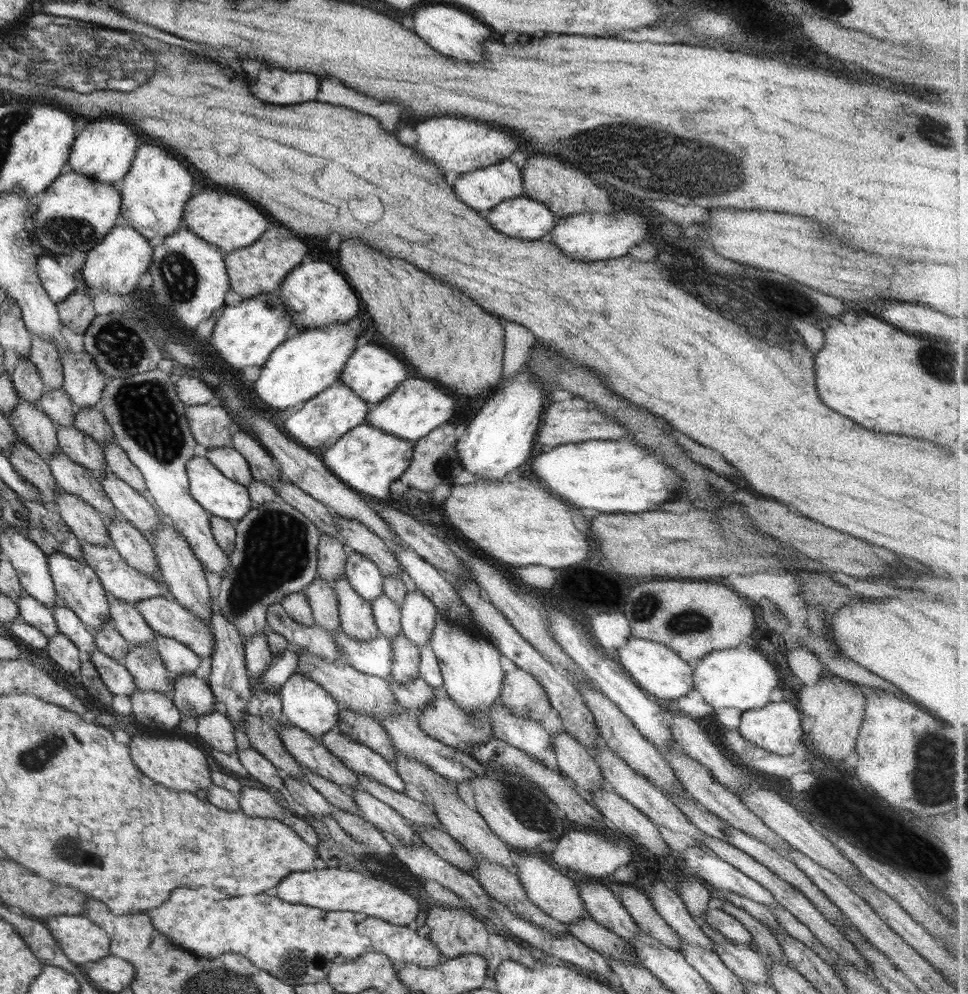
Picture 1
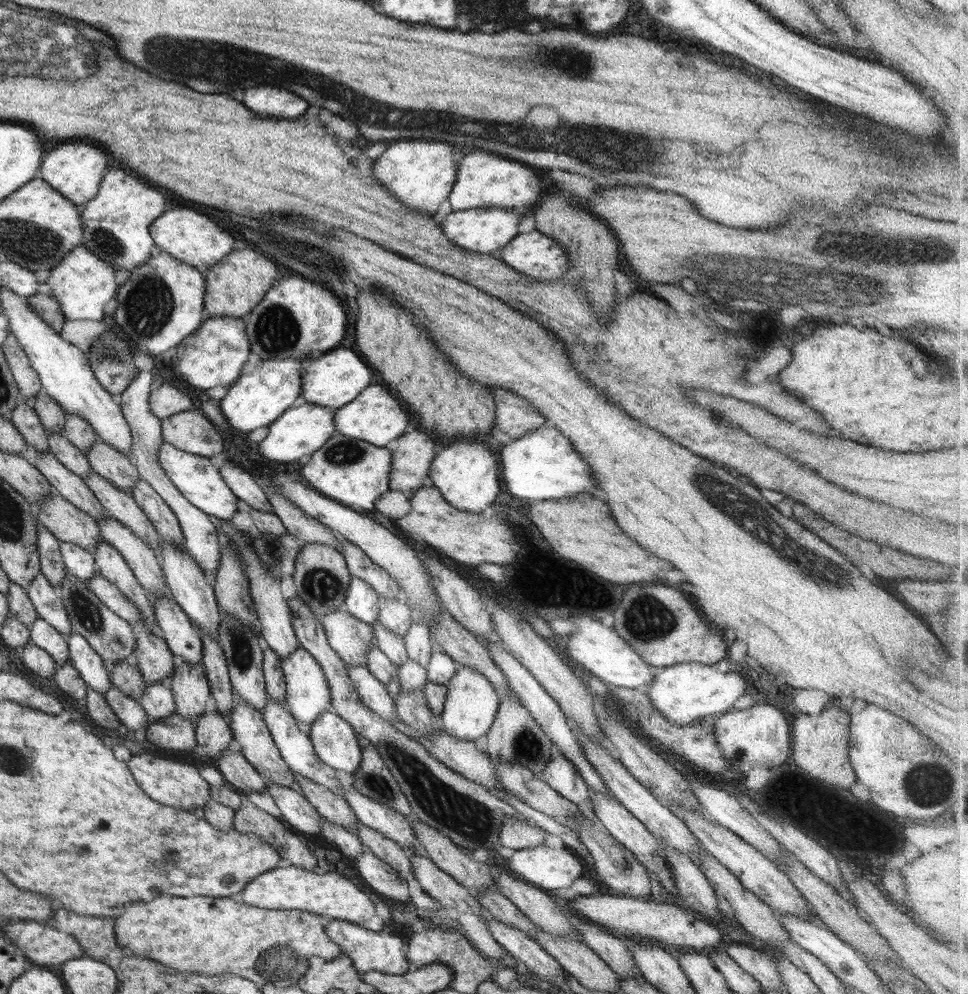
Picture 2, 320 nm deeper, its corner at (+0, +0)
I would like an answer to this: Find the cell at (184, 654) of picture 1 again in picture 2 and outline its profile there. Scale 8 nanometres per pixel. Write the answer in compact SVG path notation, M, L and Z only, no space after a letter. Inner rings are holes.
M183 662L169 677L170 690L175 700L175 713L186 720L193 720L204 713L206 700L210 696L209 680L203 665Z

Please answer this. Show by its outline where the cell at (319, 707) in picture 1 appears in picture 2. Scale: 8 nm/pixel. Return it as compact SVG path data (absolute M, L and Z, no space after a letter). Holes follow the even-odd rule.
M298 647L292 654L281 658L282 669L286 685L286 707L292 716L306 724L313 720L330 706L330 689L328 681L318 661L302 647Z

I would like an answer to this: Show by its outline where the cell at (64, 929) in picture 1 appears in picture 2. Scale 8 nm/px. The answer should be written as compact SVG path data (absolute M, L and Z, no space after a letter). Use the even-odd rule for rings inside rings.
M10 922L4 926L4 936L33 965L59 969L67 960L84 957L84 948L76 938L60 932L51 923Z

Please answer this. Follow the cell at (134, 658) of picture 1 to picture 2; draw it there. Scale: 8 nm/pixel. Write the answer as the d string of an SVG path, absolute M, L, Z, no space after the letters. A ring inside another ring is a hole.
M163 678L156 684L148 684L139 703L151 720L172 715L175 712L175 700L170 690L170 679Z

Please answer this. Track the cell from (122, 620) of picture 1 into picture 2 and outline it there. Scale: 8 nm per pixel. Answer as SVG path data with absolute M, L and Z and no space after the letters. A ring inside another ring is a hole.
M136 629L137 646L133 654L133 661L136 662L140 674L145 678L145 683L156 684L163 678L169 678L174 672L174 654L168 648L162 637L156 637L148 630Z

